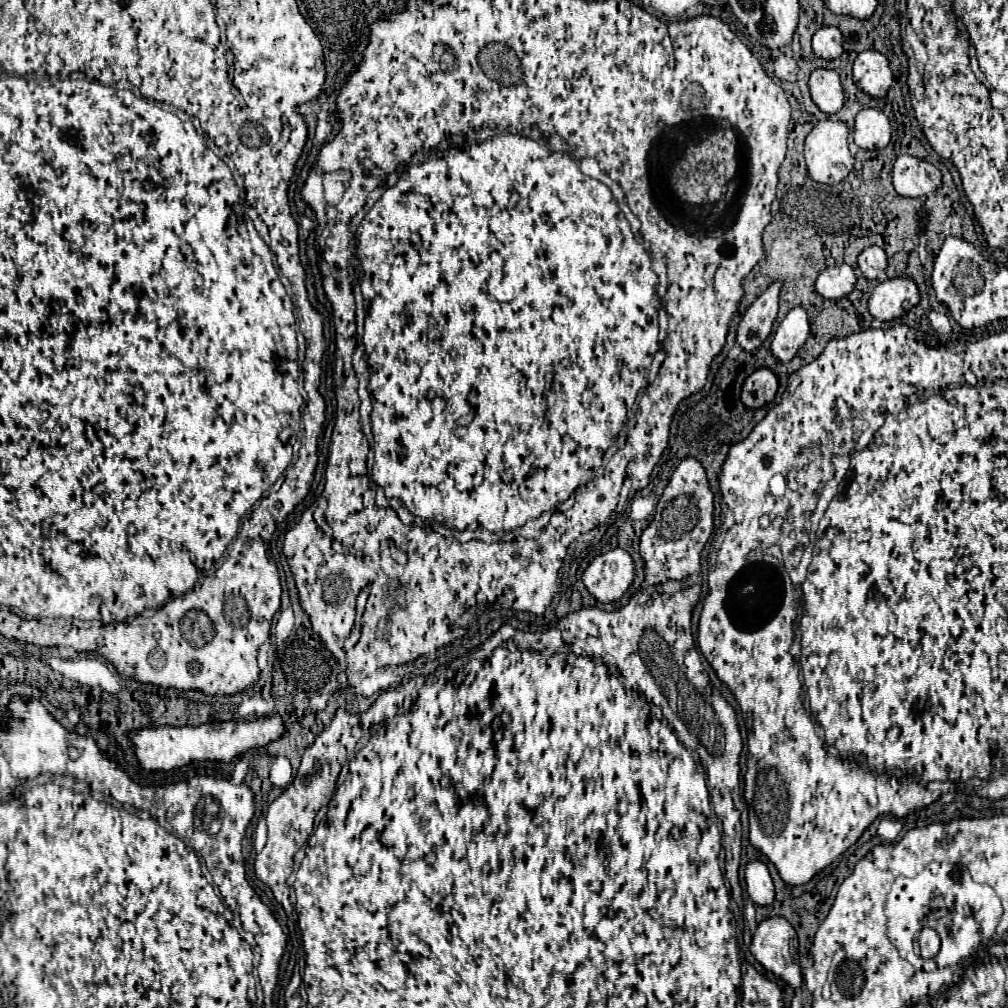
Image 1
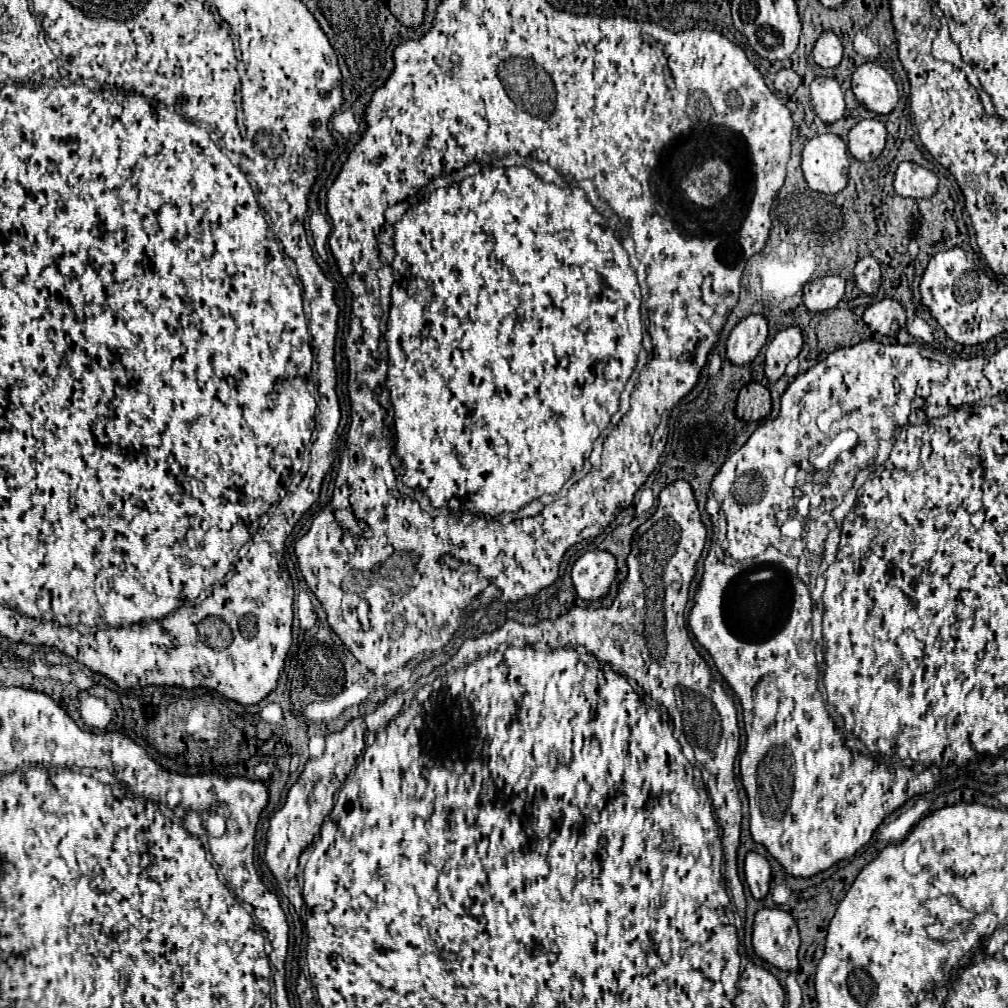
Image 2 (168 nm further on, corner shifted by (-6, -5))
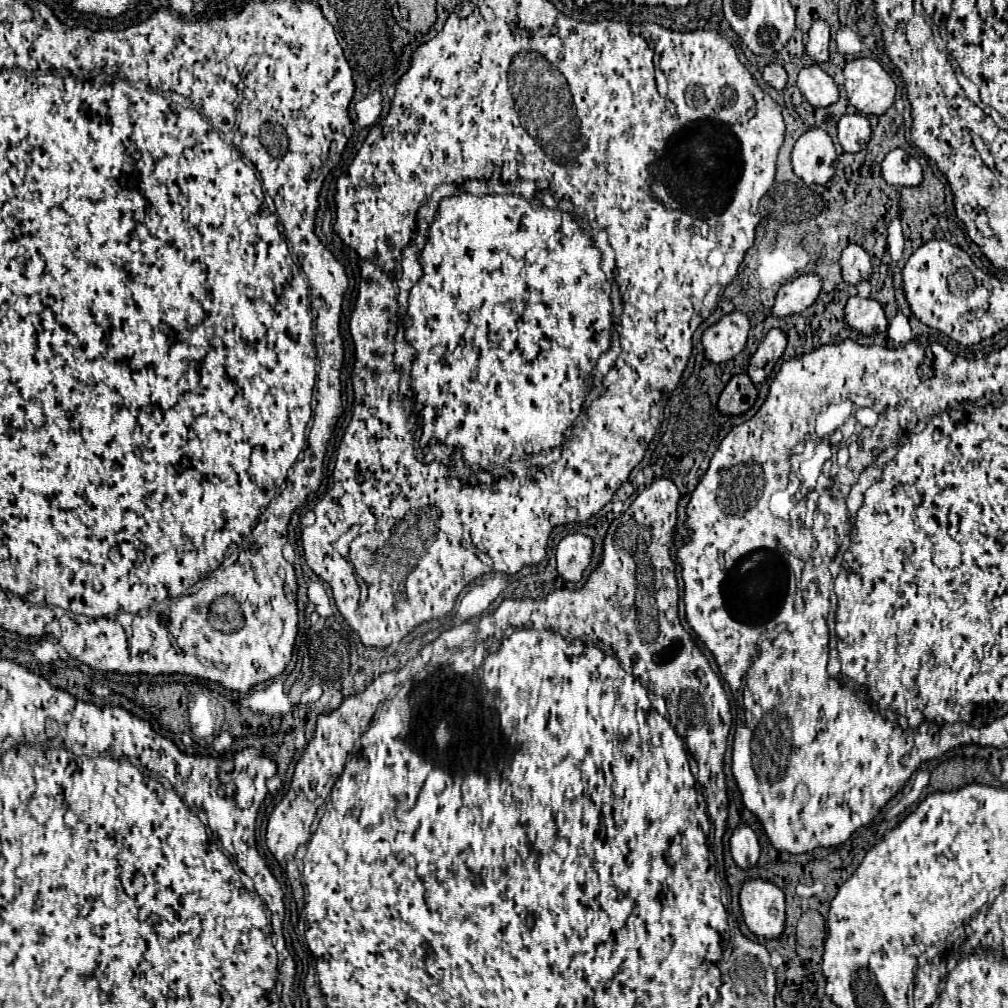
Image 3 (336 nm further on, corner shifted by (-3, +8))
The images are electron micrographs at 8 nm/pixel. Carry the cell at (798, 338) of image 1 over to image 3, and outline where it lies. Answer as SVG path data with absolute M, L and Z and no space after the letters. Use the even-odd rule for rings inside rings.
M774 327L766 333L762 343L758 345L758 351L752 355L748 367L748 375L754 383L762 383L770 375L776 361L782 357L786 343L788 343L788 333L784 329Z

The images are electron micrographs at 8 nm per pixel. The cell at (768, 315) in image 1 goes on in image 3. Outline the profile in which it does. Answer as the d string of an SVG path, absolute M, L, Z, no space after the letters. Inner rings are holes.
M742 311L724 315L716 325L708 327L702 335L704 355L712 363L724 363L736 357L748 341L750 321Z

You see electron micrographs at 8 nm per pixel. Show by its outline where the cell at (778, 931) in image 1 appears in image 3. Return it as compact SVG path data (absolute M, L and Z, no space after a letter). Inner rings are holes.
M750 879L740 891L740 907L746 927L758 939L780 939L786 929L784 891L770 881Z

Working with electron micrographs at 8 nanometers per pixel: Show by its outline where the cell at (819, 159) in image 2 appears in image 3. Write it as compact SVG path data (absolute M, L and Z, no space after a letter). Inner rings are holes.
M812 127L806 133L802 133L794 145L792 167L794 173L806 185L824 185L826 181L830 181L836 173L836 163L838 155L834 143L830 135L820 127Z

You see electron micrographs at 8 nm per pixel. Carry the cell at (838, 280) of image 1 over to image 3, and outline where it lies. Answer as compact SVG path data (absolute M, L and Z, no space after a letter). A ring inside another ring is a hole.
M814 273L800 275L792 283L786 283L780 287L776 295L776 305L772 307L774 317L784 317L784 315L794 315L802 313L806 307L810 307L816 297L822 291L822 279Z

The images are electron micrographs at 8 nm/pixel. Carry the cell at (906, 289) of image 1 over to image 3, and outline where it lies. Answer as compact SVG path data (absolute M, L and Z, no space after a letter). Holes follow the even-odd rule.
M858 295L850 297L844 311L846 323L864 335L876 335L888 327L884 307L876 299L862 299Z

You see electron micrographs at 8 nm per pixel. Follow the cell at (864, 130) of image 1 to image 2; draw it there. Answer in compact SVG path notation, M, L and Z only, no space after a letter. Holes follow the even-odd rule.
M861 120L857 122L847 136L847 150L855 160L869 162L875 160L885 148L887 130L879 120Z

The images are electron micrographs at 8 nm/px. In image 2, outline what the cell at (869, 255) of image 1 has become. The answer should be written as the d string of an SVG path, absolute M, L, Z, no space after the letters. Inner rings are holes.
M865 256L855 264L855 284L865 294L875 294L881 286L881 268L873 256Z

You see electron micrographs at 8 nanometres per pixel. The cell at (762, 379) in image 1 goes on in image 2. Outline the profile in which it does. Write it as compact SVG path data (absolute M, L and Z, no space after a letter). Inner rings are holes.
M751 382L741 388L735 406L737 418L745 422L759 422L767 418L769 412L771 412L771 396L763 384Z

